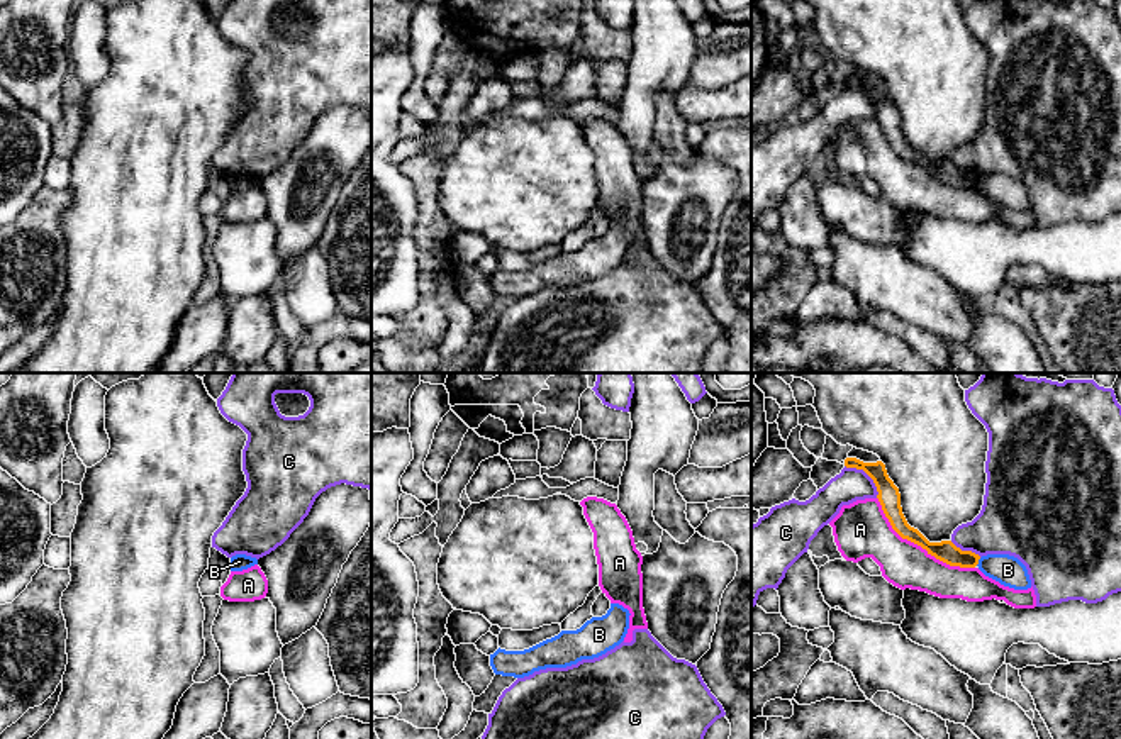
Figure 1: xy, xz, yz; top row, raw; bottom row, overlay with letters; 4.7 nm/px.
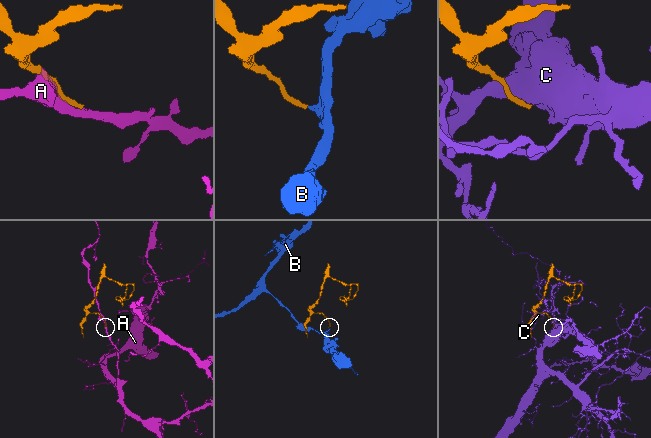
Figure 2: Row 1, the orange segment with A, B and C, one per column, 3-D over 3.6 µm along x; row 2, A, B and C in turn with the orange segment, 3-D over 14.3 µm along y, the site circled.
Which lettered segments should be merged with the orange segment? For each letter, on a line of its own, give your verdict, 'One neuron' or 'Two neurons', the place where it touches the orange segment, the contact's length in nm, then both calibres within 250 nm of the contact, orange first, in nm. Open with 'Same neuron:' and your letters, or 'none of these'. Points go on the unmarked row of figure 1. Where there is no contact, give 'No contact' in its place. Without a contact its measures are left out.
Same neuron: none of these
A: Two neurons. Touches orange at yz (918, 165). Shared border 550 nm. Thickness 100 nm (orange) against 240 nm
B: Two neurons. Touches orange at yz (977, 182). Shared border 50 nm. Thickness 100 nm (orange) against 140 nm
C: Two neurons. Touches orange at yz (867, 94). Shared border 220 nm. Thickness 110 nm (orange) against 160 nm

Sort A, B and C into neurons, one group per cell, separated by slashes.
A / B / C

